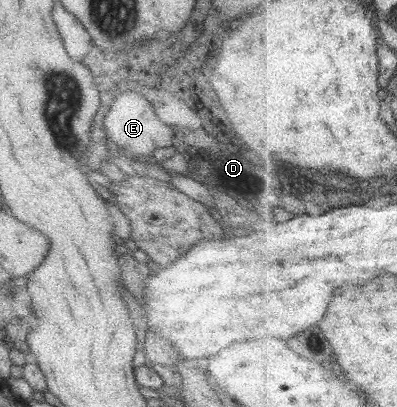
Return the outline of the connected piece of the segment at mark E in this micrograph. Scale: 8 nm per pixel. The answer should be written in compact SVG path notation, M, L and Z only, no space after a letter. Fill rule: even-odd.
M122 93L111 101L110 111L102 113L105 137L119 149L134 157L150 158L152 151L159 147L172 147L176 129L166 126L156 118L150 103L136 93Z

